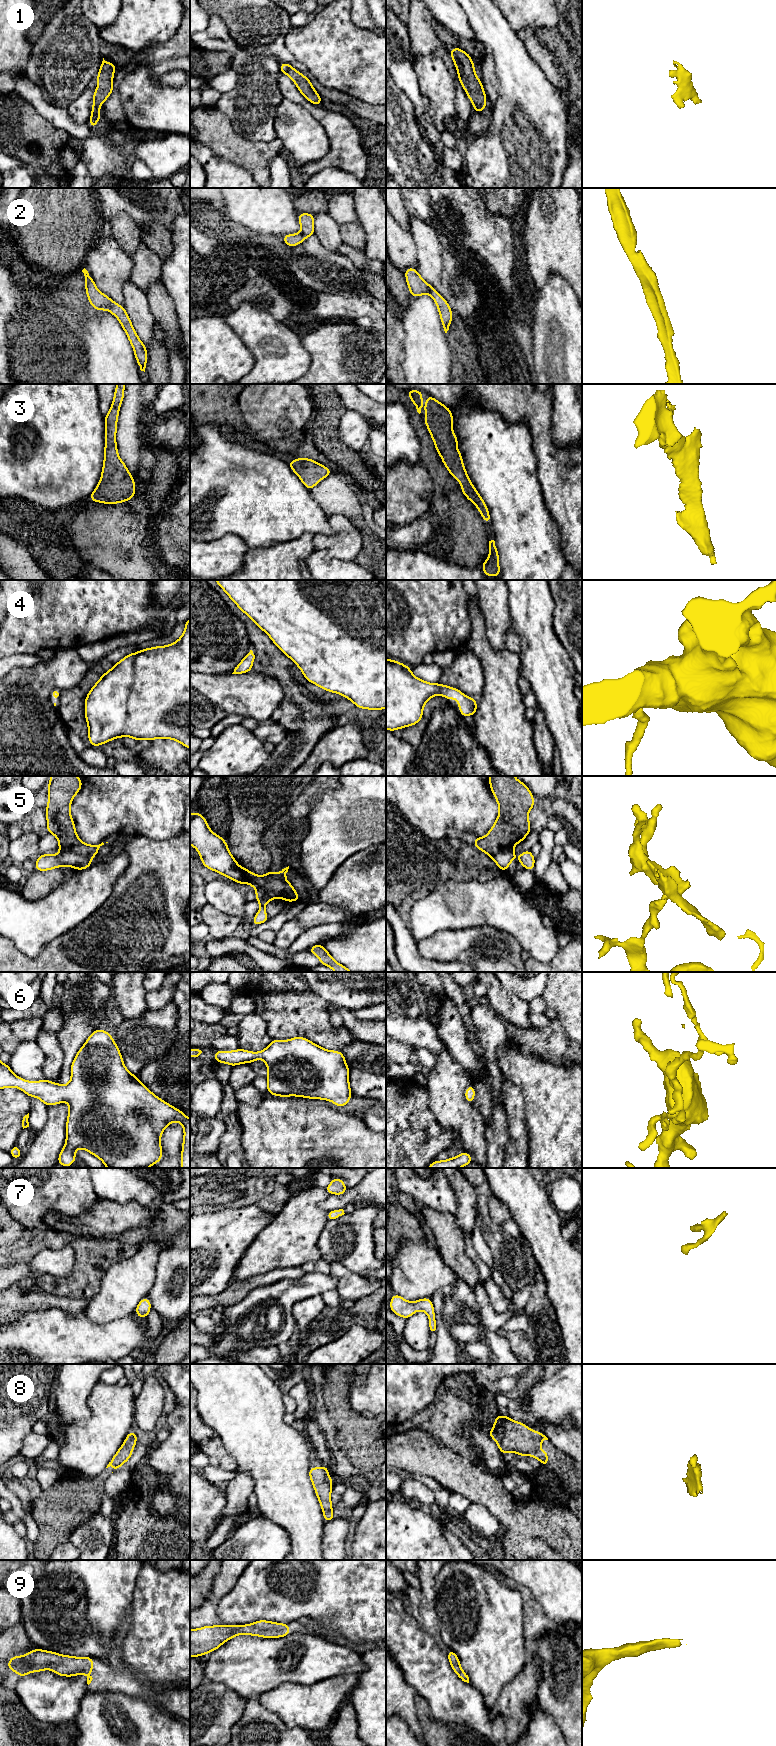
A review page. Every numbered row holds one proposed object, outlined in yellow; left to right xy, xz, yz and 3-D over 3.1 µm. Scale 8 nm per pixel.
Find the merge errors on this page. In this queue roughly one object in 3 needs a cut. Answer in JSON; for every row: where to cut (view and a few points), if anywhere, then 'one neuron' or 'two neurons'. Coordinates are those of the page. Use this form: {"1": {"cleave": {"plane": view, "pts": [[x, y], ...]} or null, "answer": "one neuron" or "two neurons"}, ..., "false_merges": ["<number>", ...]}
{"1": {"cleave": null, "answer": "one neuron"}, "2": {"cleave": null, "answer": "one neuron"}, "3": {"cleave": null, "answer": "one neuron"}, "4": {"cleave": null, "answer": "one neuron"}, "5": {"cleave": {"plane": "xy", "pts": [[60, 851], [81, 853], [90, 859]]}, "answer": "two neurons"}, "6": {"cleave": null, "answer": "one neuron"}, "7": {"cleave": null, "answer": "one neuron"}, "8": {"cleave": null, "answer": "one neuron"}, "9": {"cleave": null, "answer": "one neuron"}, "false_merges": ["5"]}

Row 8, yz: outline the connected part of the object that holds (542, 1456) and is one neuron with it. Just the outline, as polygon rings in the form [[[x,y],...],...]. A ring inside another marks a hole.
[[[498,1414],[493,1428],[487,1434],[496,1441],[502,1455],[514,1452],[525,1457],[529,1454],[544,1467],[548,1466],[548,1452],[539,1449],[542,1441],[548,1440],[543,1433],[533,1431],[522,1422],[515,1422],[509,1416]]]

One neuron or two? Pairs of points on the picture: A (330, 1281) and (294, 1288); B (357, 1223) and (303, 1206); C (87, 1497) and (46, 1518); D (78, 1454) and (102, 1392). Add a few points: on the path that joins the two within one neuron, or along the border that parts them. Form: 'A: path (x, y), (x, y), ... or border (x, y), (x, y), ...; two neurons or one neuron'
A: path (321, 1282), (303, 1287); one neuron
B: border (328, 1221), (317, 1242); two neurons
C: path (77, 1497), (56, 1510); one neuron
D: path (93, 1439), (102, 1430), (102, 1407); one neuron

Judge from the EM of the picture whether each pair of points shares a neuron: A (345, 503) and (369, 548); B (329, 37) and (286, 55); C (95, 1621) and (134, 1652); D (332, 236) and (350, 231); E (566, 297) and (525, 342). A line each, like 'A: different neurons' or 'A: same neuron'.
A: same neuron
B: different neurons
C: different neurons
D: different neurons
E: different neurons

